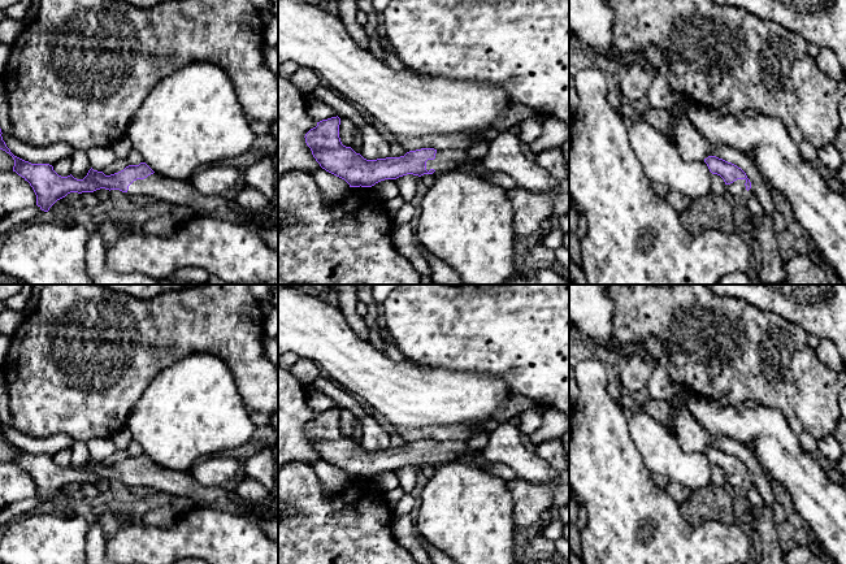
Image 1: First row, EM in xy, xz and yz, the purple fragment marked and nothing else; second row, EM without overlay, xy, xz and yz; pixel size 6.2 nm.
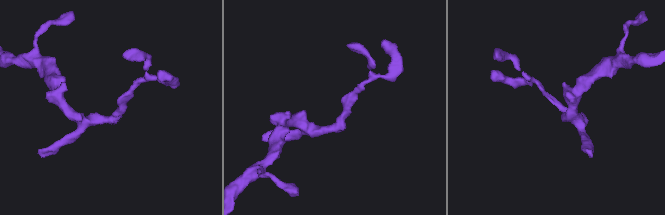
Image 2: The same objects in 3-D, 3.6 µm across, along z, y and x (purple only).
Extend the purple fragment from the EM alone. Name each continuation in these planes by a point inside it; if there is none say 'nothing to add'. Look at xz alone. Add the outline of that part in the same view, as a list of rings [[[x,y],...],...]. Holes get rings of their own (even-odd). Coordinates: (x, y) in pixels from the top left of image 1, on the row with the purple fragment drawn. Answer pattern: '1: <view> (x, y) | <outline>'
1: xz (447, 159) | [[[437,149],[435,159],[426,161],[426,170],[446,172],[447,169],[465,164],[469,159],[468,151],[460,149]]]

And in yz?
1: yz (738, 189) | [[[737,179],[730,185],[726,185],[726,191],[733,194],[734,196],[745,198],[747,194],[746,190],[746,179]]]

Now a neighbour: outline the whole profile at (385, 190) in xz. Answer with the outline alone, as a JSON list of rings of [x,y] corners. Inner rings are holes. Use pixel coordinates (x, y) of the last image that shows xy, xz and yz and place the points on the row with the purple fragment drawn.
[[[385,179],[381,181],[378,183],[376,183],[374,186],[372,186],[372,190],[374,192],[374,195],[383,200],[385,203],[387,200],[391,200],[396,196],[399,196],[399,187],[395,179]]]

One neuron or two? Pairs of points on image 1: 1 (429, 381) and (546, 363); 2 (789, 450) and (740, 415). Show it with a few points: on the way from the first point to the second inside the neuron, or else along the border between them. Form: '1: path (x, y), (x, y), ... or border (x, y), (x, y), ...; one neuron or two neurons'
1: border (454, 371), (485, 372), (498, 376), (510, 389); two neurons
2: path (777, 446), (759, 428), (751, 424); one neuron

